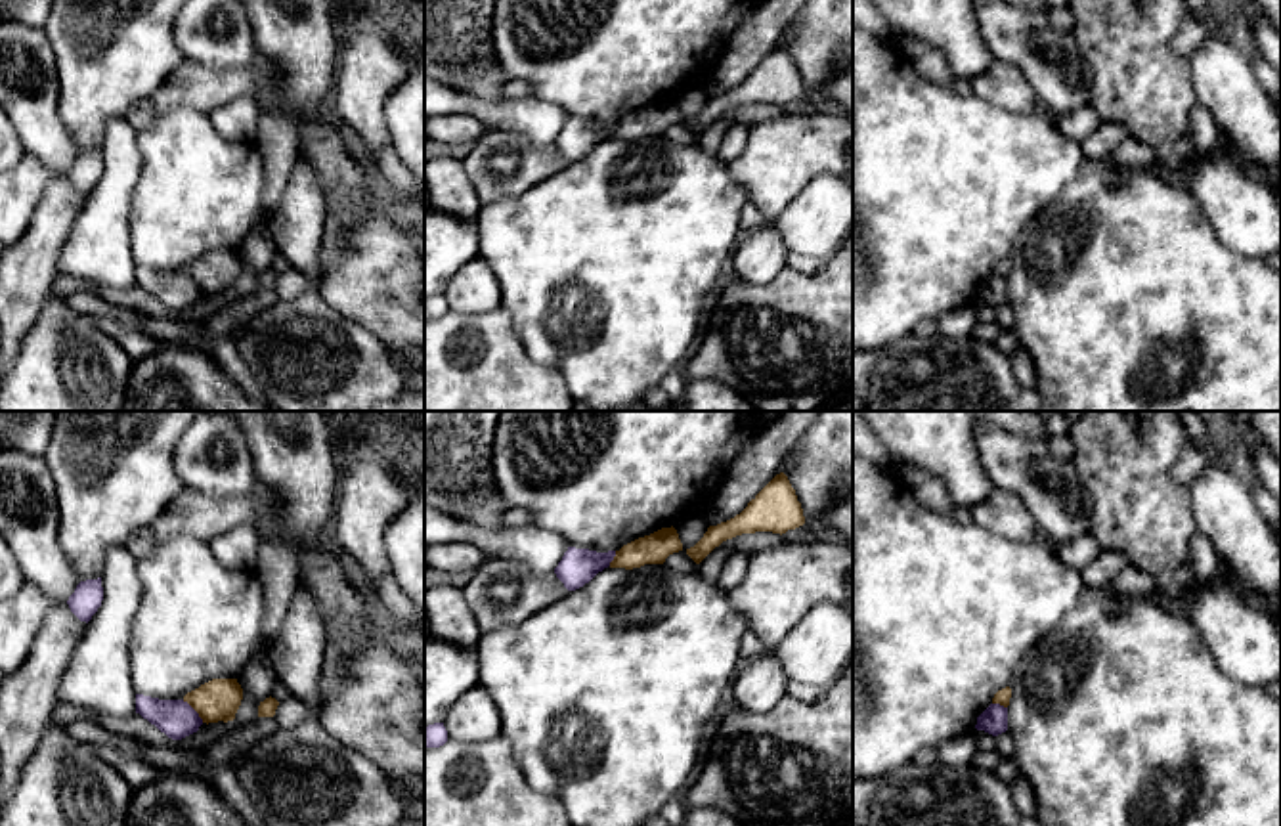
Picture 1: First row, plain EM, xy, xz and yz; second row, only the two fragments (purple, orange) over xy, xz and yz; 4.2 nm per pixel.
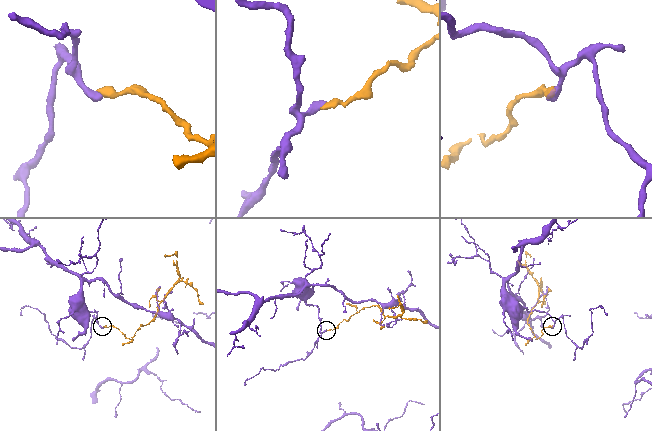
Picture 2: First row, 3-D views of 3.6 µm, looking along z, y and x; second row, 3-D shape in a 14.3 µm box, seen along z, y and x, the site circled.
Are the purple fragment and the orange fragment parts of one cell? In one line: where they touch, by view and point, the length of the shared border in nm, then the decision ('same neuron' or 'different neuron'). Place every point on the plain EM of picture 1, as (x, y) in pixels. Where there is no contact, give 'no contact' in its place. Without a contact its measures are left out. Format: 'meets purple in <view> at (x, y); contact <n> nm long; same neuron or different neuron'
meets purple in xy at (194, 282); contact 130 nm long; different neuron

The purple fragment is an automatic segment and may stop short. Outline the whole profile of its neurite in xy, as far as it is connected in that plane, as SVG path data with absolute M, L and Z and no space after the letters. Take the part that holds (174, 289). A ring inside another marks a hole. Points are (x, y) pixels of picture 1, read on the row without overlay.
M136 266L136 285L172 312L182 312L203 296L199 285L184 272L159 272Z

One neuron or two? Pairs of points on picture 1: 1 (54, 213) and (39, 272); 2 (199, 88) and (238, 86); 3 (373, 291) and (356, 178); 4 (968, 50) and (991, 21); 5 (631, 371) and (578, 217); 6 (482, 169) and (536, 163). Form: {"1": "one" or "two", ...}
{"1": "one", "2": "one", "3": "one", "4": "two", "5": "one", "6": "one"}

